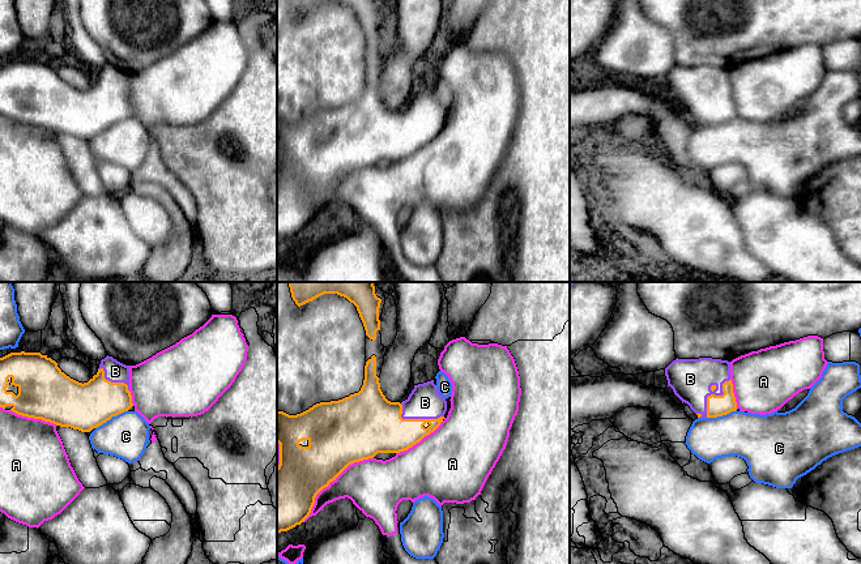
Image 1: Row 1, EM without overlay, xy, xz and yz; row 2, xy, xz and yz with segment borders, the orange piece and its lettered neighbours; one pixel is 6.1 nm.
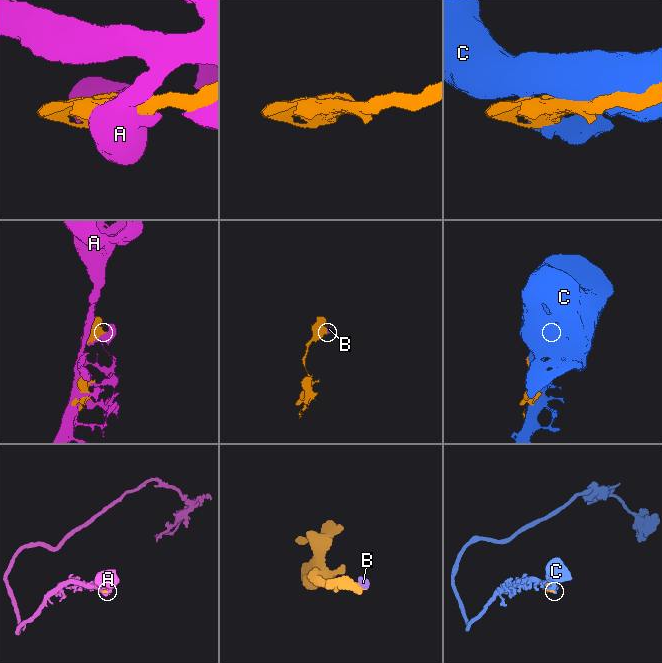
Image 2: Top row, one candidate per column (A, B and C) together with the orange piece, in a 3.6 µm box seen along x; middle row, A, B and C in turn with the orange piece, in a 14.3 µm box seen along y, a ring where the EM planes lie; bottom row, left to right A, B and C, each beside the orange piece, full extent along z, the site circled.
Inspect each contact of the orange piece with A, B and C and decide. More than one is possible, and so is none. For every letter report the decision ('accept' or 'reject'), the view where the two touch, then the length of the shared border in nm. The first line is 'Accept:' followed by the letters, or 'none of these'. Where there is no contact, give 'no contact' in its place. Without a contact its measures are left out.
Accept: B
A: reject; meets orange in xz; contact 600 nm long
B: accept; meets orange in yz; contact 280 nm long
C: reject; meets orange in xy; contact 240 nm long

